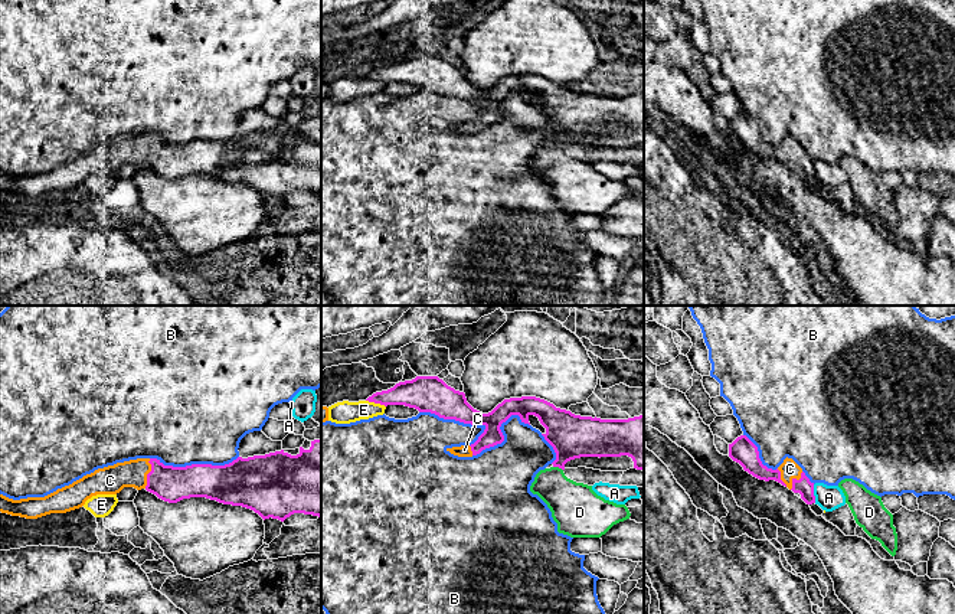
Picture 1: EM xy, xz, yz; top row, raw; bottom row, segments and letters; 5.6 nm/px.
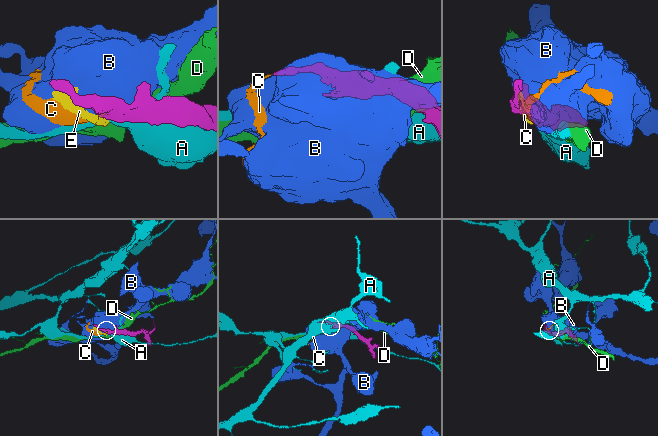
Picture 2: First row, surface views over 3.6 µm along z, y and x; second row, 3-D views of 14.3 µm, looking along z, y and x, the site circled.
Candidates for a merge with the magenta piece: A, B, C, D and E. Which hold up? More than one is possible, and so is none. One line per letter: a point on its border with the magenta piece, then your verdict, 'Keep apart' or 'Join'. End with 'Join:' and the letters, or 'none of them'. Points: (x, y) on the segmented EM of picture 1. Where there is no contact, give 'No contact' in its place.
A: Touches magenta at yz (813, 493). Keep apart
B: Touches magenta at xy (193, 464). Keep apart
C: Touches magenta at xy (149, 473). Join
D: Touches magenta at xz (558, 466). Keep apart
E: Touches magenta at xz (376, 402). Keep apart
Join: C

